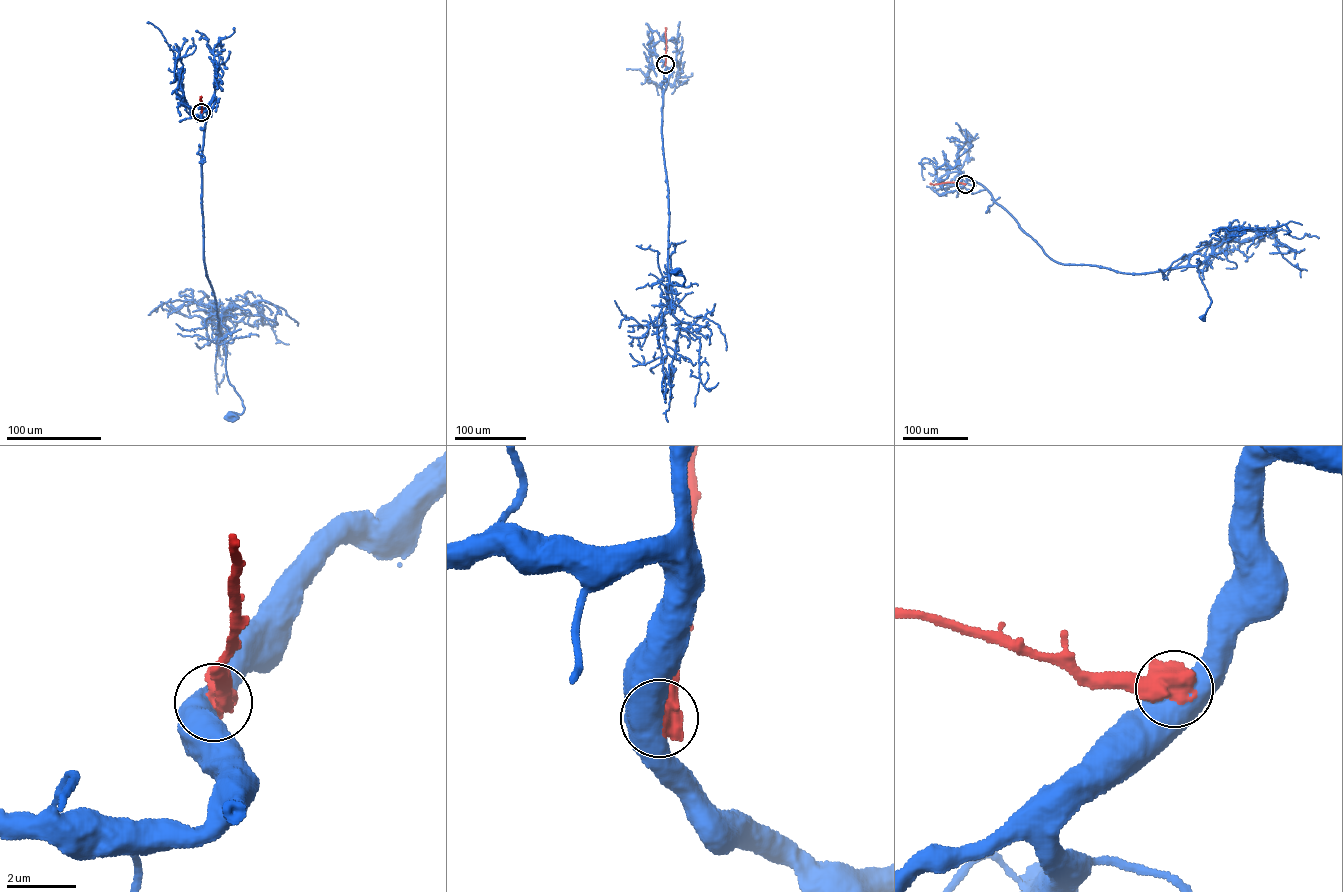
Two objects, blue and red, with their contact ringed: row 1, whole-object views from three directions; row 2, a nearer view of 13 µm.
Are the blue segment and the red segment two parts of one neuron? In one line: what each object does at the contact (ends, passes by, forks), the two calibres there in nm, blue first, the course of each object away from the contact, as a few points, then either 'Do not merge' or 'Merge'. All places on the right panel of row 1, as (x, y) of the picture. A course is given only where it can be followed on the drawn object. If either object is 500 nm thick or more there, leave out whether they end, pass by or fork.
Thickness 800 nm (blue) against 850 nm. Course of blue: (965, 184), (967, 179), (980, 183), (1057, 262), (1133, 274), (1198, 266), (1211, 300), (1204, 317). Course of red: (965, 184), (930, 184). Do not merge

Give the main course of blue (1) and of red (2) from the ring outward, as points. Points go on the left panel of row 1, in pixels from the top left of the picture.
1: (201, 112), (205, 108), (201, 155), (204, 261), (226, 349), (226, 374), (244, 408), (241, 414), (231, 415)
2: (201, 112), (200, 96)

